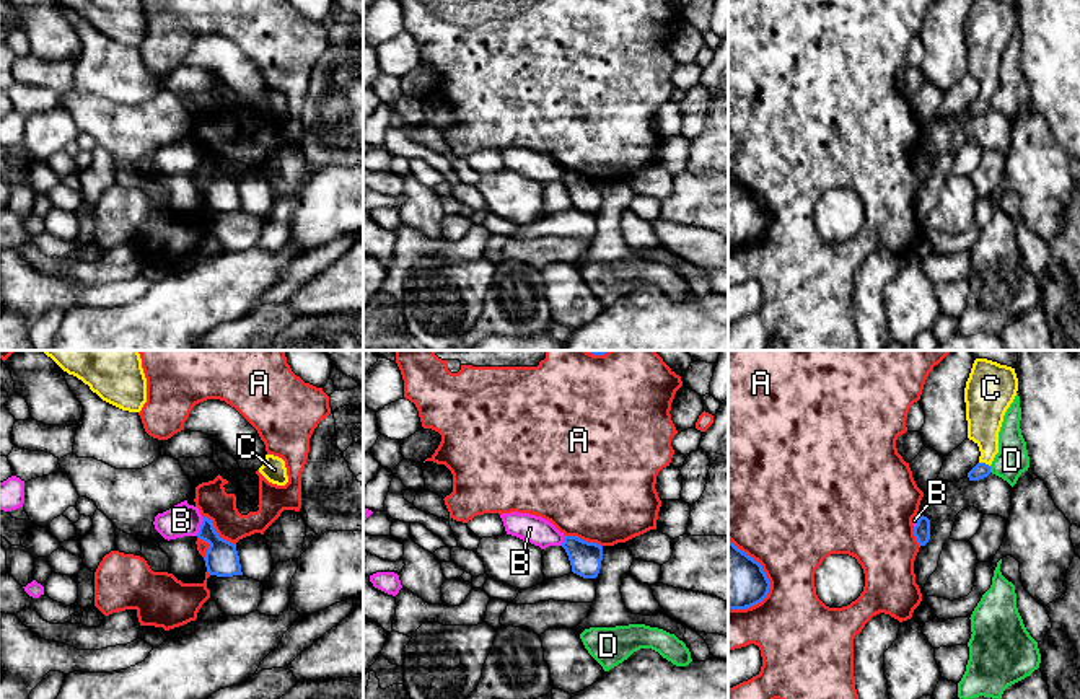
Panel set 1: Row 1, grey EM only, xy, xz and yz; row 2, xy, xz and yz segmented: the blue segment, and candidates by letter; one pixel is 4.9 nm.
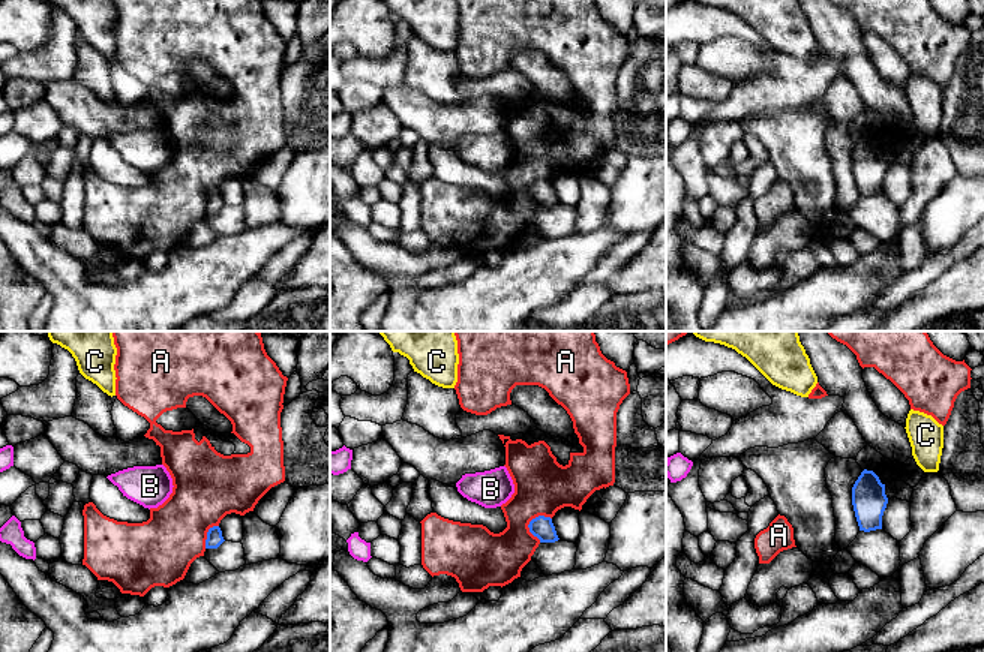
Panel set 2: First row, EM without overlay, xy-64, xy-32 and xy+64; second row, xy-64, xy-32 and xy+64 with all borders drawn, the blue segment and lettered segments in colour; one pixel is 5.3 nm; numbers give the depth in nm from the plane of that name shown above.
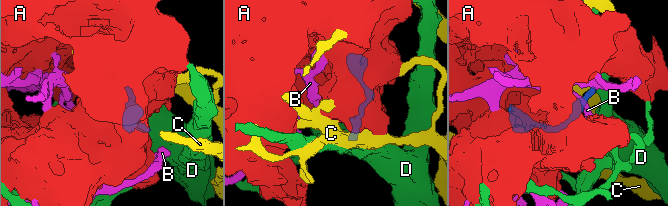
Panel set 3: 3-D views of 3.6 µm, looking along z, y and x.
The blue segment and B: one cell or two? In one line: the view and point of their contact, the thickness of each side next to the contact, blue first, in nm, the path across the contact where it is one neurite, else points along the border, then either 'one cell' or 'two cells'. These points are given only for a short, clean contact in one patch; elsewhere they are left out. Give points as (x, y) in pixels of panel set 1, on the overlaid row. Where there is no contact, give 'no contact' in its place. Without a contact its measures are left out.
xy (201, 527) | 170/160 nm | along xy (202, 517), (196, 535) | two cells

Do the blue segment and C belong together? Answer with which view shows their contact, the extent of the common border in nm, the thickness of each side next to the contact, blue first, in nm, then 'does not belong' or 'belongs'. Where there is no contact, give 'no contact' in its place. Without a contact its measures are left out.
yz | 60 nm | 80/190 nm | belongs

